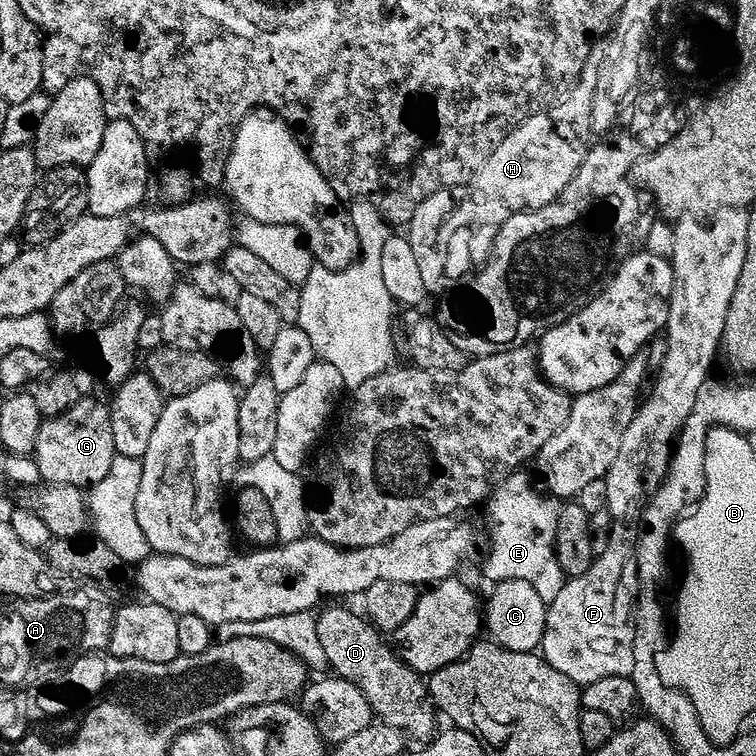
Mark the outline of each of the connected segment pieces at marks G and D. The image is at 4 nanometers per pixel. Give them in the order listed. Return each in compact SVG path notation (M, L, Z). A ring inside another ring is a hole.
M96 399L80 400L62 414L41 419L34 459L43 483L84 488L102 482L102 478L106 478L106 470L110 470L117 454L114 433L110 431L109 405L105 401L103 404L102 401Z
M330 606L320 616L317 615L318 640L326 654L329 669L362 690L373 715L381 723L394 726L411 741L416 740L417 747L424 747L438 731L438 714L427 683L408 664L402 663L395 649L384 642L385 637L379 629L363 615L360 616L344 606Z

